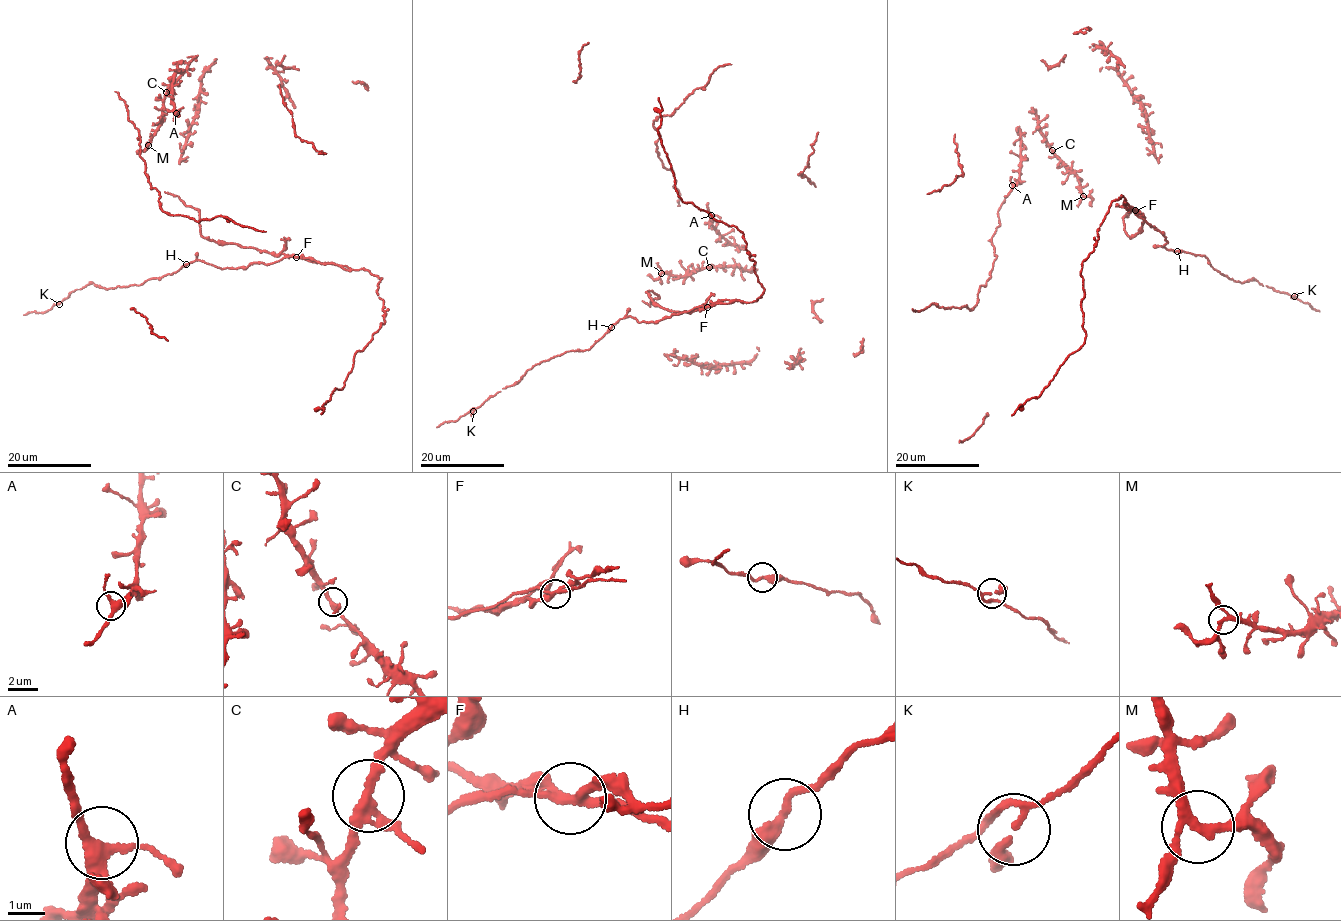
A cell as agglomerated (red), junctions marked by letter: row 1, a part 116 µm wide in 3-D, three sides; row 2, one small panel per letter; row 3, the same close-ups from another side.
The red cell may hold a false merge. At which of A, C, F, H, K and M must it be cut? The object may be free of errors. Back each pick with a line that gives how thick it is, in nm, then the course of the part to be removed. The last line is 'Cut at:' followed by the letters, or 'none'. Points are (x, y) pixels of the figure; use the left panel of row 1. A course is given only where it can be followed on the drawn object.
F: 240 nm | (297, 257), (283, 254), (274, 256), (264, 250), (206, 238), (199, 225), (199, 212), (165, 192)
Cut at: F

